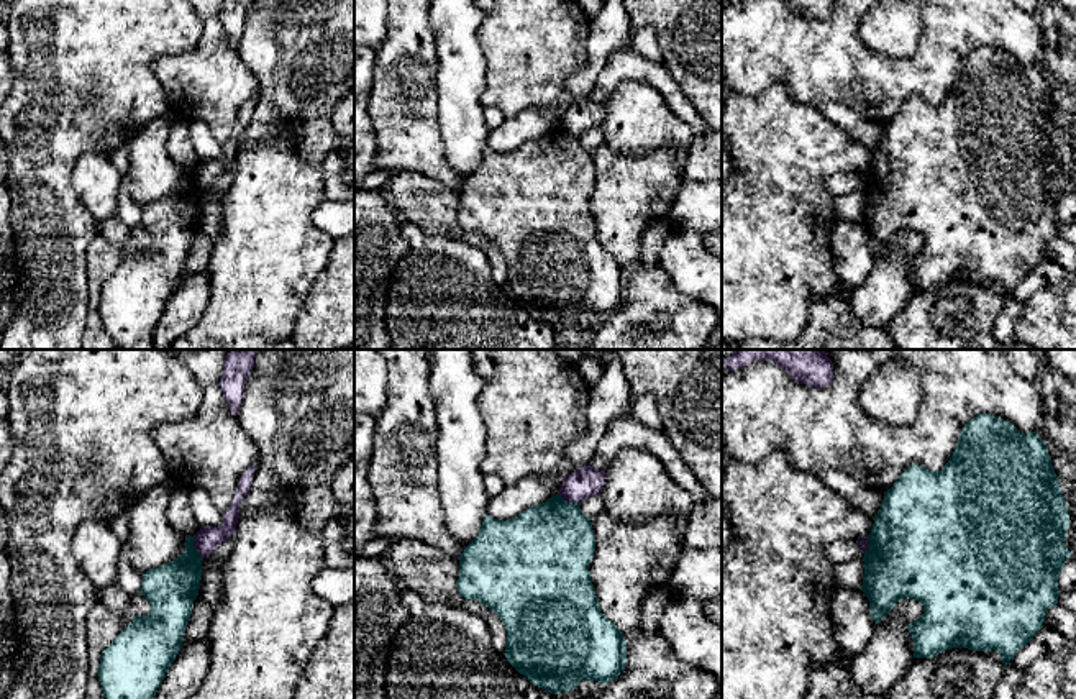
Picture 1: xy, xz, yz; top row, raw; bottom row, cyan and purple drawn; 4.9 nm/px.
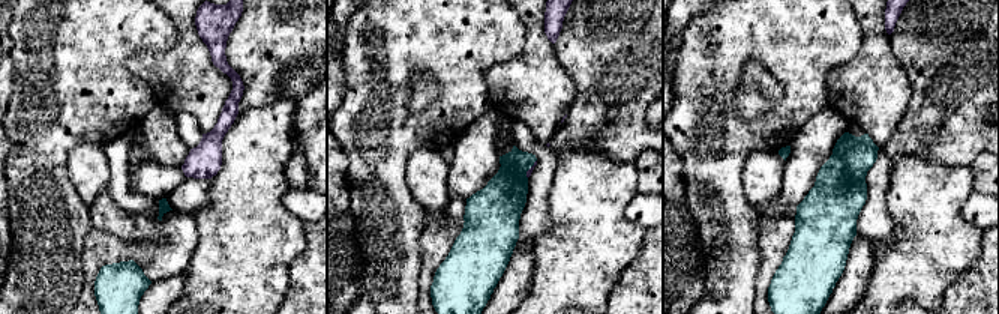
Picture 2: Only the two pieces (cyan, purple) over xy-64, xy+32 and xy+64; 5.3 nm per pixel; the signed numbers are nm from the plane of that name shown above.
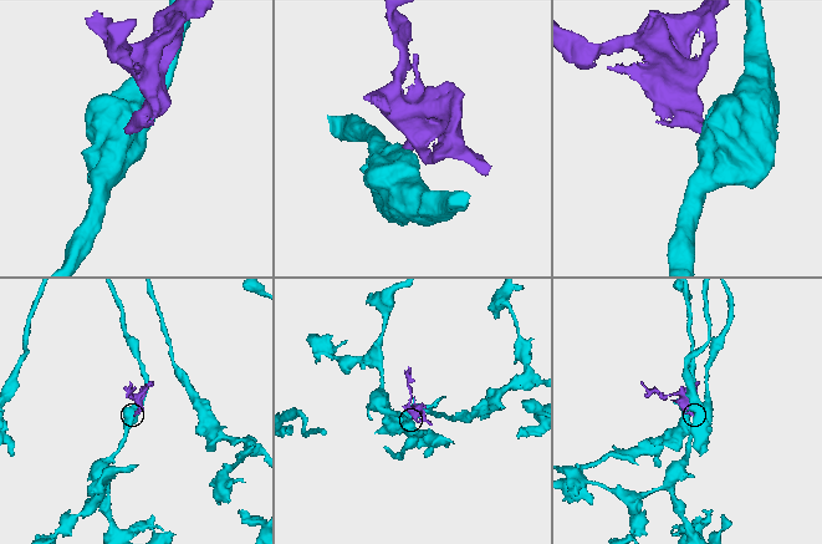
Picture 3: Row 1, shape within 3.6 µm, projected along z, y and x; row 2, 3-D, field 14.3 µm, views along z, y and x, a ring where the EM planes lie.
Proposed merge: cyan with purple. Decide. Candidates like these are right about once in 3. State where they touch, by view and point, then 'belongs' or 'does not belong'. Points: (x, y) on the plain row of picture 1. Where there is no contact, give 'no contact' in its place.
xy (194, 179) | does not belong

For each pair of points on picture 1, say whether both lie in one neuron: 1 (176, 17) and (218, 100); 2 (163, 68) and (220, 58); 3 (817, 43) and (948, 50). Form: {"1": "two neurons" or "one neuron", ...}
{"1": "two neurons", "2": "one neuron", "3": "one neuron"}

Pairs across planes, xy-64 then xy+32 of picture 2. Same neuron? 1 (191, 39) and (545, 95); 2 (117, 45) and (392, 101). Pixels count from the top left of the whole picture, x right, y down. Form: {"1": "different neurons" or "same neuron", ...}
{"1": "same neuron", "2": "same neuron"}

